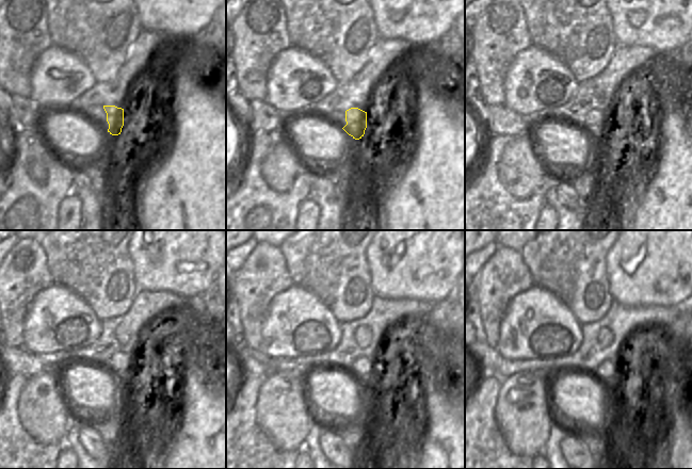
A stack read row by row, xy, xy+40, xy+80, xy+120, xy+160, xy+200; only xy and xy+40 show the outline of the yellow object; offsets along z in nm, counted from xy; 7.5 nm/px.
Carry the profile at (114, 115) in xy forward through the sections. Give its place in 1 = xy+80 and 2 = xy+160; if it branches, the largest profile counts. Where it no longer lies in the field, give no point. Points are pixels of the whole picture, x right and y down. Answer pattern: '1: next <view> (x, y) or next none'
1: next xy+80 (595, 123)
2: next xy+160 (366, 369)

